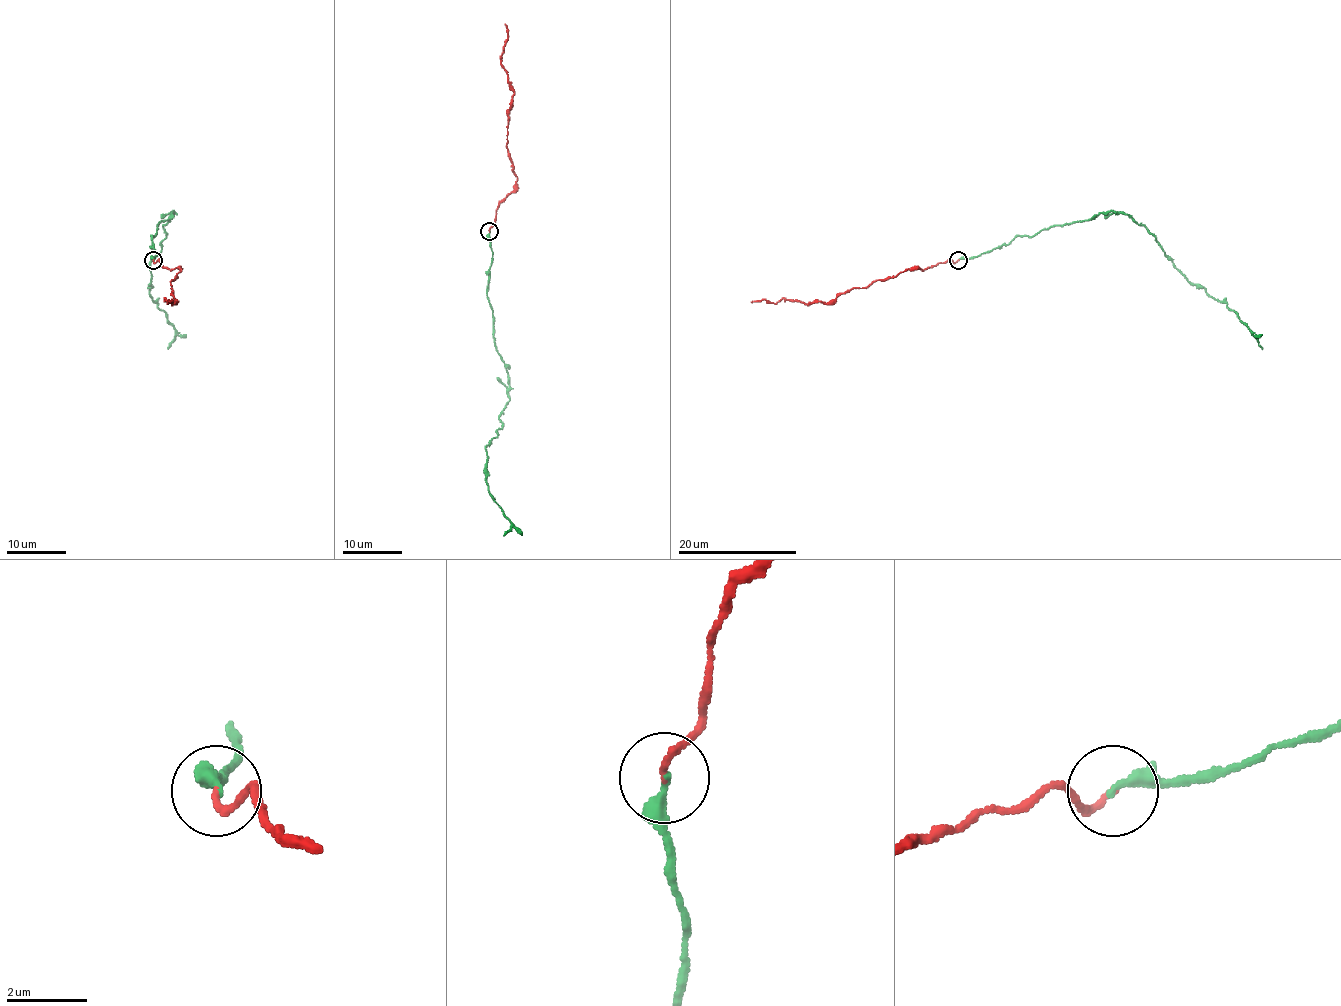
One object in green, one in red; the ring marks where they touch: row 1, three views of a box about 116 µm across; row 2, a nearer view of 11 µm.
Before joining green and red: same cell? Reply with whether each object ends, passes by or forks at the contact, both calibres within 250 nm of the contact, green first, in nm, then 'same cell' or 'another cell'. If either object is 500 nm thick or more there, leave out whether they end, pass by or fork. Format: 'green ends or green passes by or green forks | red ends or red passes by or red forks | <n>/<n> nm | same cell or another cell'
green passes by | red ends | 190/160 nm | same cell

